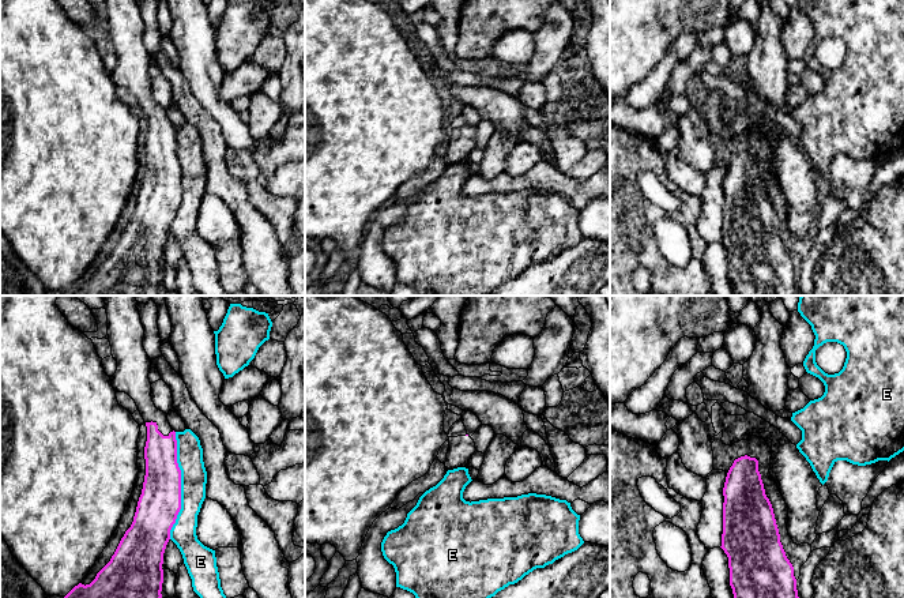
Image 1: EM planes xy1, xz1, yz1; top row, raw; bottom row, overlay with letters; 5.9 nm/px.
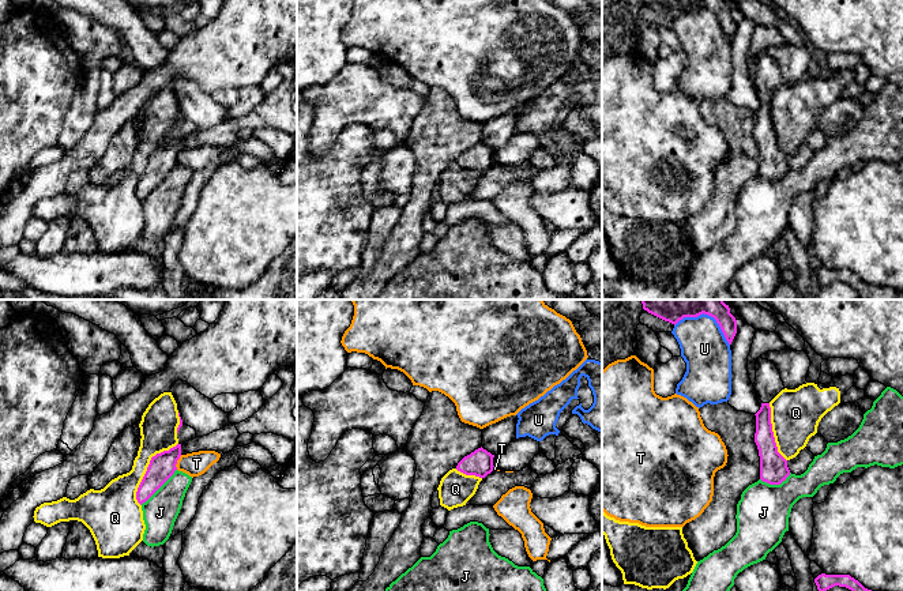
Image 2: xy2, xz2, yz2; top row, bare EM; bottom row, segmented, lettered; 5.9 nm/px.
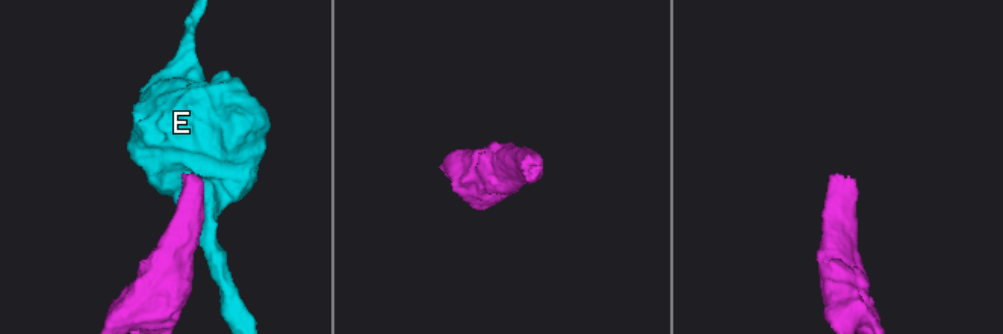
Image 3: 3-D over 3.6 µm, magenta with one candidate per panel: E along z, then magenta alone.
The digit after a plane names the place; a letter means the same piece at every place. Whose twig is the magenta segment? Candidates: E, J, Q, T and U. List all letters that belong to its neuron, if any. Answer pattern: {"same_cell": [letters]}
{"same_cell": []}

